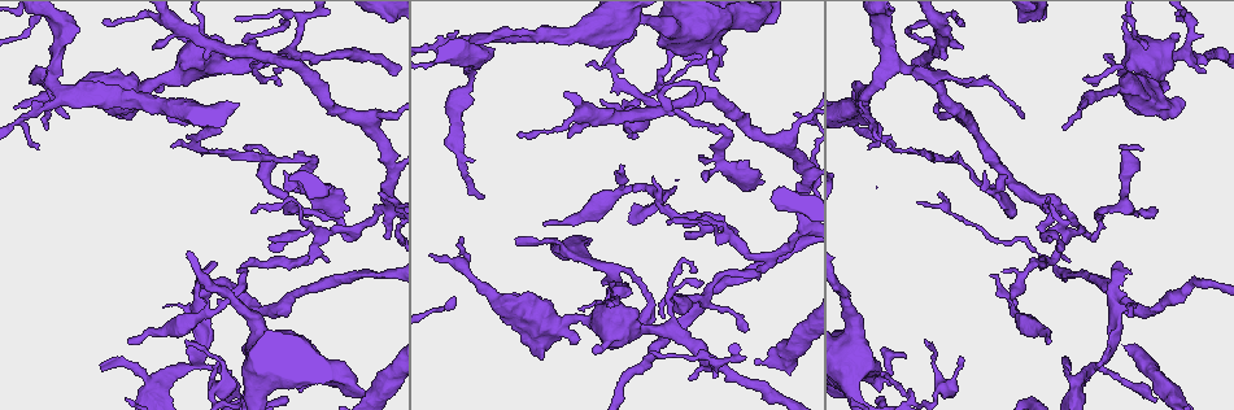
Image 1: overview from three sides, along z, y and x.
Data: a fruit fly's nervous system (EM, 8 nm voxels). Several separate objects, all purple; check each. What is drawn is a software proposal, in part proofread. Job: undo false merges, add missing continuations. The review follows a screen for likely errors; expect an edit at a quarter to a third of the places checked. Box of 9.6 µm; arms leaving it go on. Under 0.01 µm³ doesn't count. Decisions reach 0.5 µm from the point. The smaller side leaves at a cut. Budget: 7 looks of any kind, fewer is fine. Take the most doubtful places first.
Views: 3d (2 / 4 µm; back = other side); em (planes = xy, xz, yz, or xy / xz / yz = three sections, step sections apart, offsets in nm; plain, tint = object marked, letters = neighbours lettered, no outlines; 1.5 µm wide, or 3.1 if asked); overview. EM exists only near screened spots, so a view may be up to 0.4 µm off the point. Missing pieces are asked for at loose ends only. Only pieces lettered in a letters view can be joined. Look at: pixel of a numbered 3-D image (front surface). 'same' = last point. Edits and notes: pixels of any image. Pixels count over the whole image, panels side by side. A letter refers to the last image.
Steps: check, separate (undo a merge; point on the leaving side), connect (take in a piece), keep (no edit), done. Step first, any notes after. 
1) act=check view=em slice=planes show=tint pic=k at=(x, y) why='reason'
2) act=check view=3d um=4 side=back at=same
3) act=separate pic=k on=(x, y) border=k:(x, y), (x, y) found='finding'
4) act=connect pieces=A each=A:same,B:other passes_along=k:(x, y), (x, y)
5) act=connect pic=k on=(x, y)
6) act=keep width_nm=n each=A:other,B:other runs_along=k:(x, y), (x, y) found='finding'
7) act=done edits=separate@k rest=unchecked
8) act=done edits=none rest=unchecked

act=check view=3d um=4 pic=1 at=(349, 209) why='an open end'

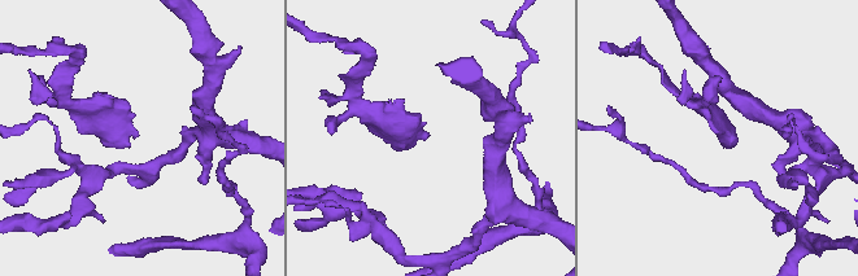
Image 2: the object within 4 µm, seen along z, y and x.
act=check view=em slice=planes show=letters pic=2 at=(428, 135) why='need the tissue'

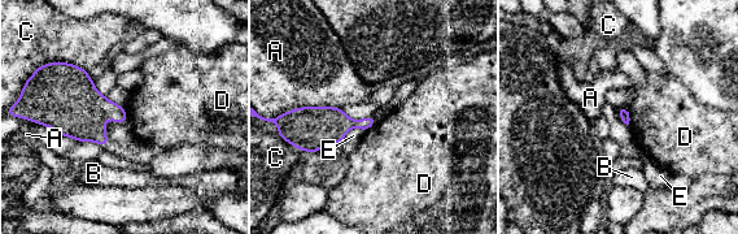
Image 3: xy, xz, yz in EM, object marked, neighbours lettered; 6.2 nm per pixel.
act=keep each=A:other,B:other,C:other,D:other,E:other border=3:(627, 105), (629, 124) found='none of them fits'

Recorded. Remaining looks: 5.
act=check view=3d um=2 pic=1 at=(306, 159) why='sharp bend'

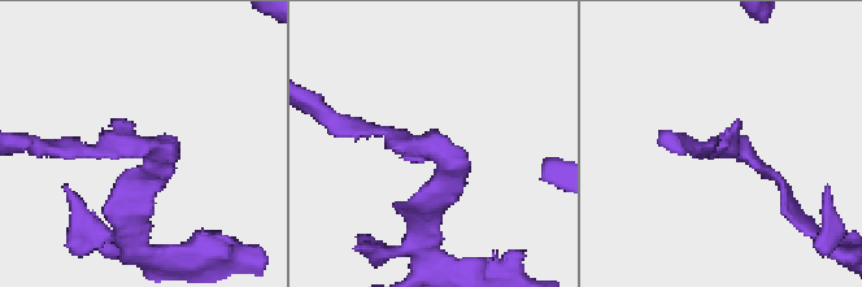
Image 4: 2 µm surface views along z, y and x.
act=check view=em slice=xz step=8 show=tint pic=4 at=(442, 153)

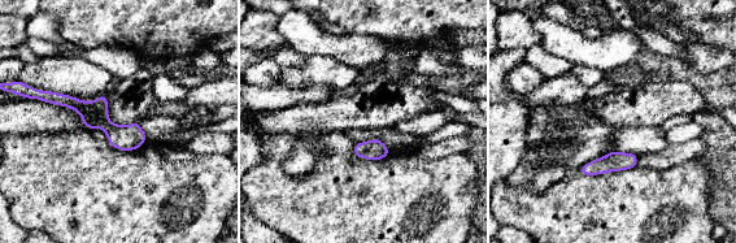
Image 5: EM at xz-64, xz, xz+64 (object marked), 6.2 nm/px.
act=check view=em slice=planes show=letters at=same

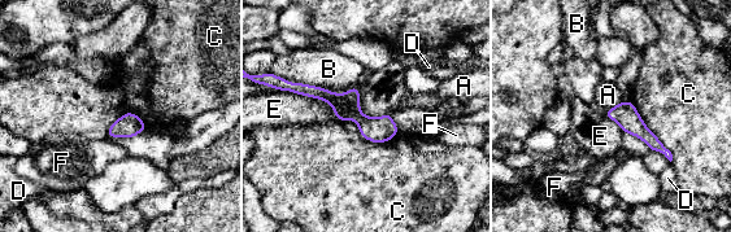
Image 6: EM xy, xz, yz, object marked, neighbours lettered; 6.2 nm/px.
act=keep each=A:other,B:other,C:other,D:other,E:other,F:other runs_along=6:(294, 88), (394, 131) found='all the same neuron'

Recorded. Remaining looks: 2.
act=check view=em slice=planes show=tint pic=1 at=(540, 359) why='branch stops here'

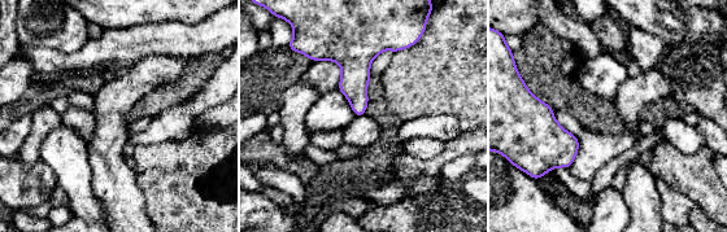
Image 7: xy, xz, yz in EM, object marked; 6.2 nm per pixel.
act=check view=em slice=planes show=letters at=same why='what lies round it'

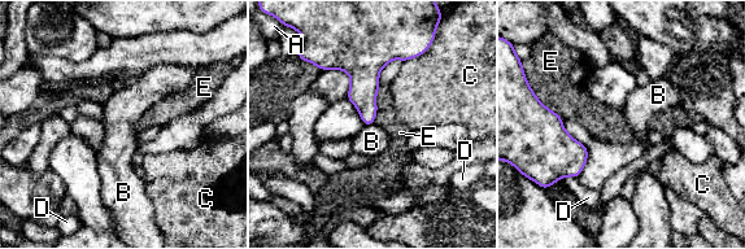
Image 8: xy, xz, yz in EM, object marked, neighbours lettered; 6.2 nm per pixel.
act=keep longest_contact=E:240nm each=A:other,B:other,C:other,D:other,E:other border=8:(374, 123), (365, 126) found='no lettered piece goes on from it'

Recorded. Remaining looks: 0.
act=done edits=none rest=unchecked

